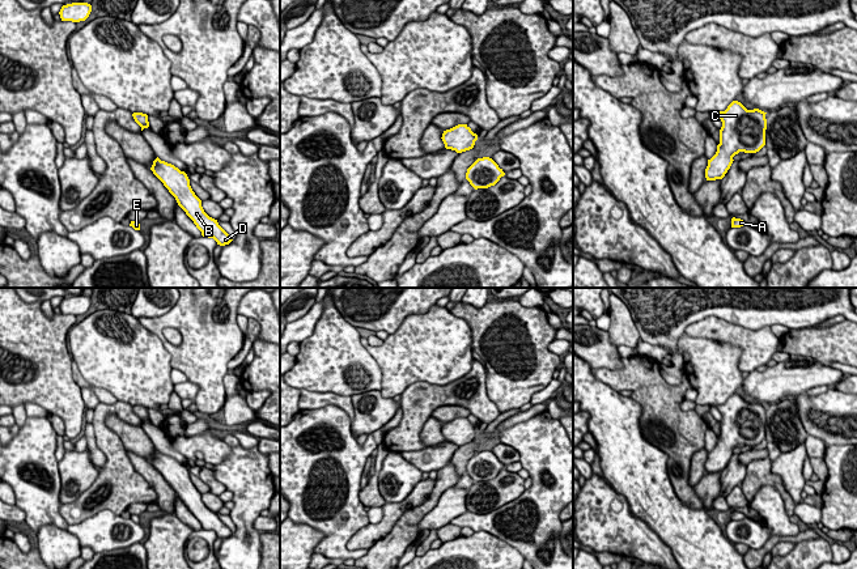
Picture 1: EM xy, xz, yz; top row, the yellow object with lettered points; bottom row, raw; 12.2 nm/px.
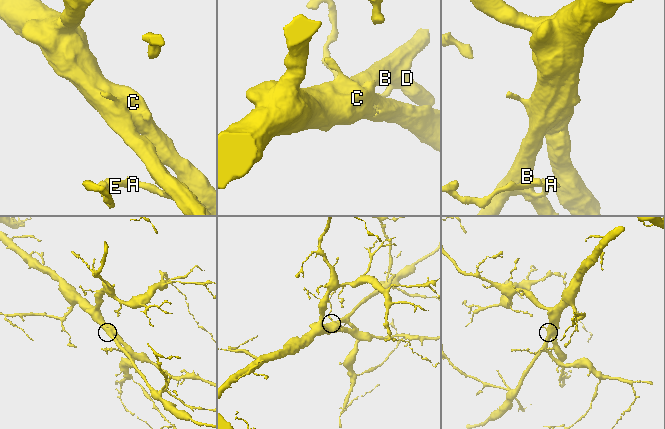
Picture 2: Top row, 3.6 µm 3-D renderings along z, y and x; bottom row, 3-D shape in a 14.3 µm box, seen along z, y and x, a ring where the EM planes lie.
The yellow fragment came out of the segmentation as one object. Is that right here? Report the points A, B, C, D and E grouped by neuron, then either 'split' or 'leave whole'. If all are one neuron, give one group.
groups A B C D E; leave whole

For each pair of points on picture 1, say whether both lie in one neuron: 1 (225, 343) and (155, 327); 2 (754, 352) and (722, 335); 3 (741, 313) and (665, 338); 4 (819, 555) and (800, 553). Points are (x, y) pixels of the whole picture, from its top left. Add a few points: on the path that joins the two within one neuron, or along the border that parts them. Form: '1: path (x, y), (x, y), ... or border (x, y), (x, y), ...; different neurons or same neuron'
1: path (208, 343), (186, 322), (172, 322); same neuron
2: path (746, 344), (737, 335), (730, 335); same neuron
3: path (722, 309), (695, 310), (683, 319); same neuron
4: path (814, 555), (805, 555); same neuron

